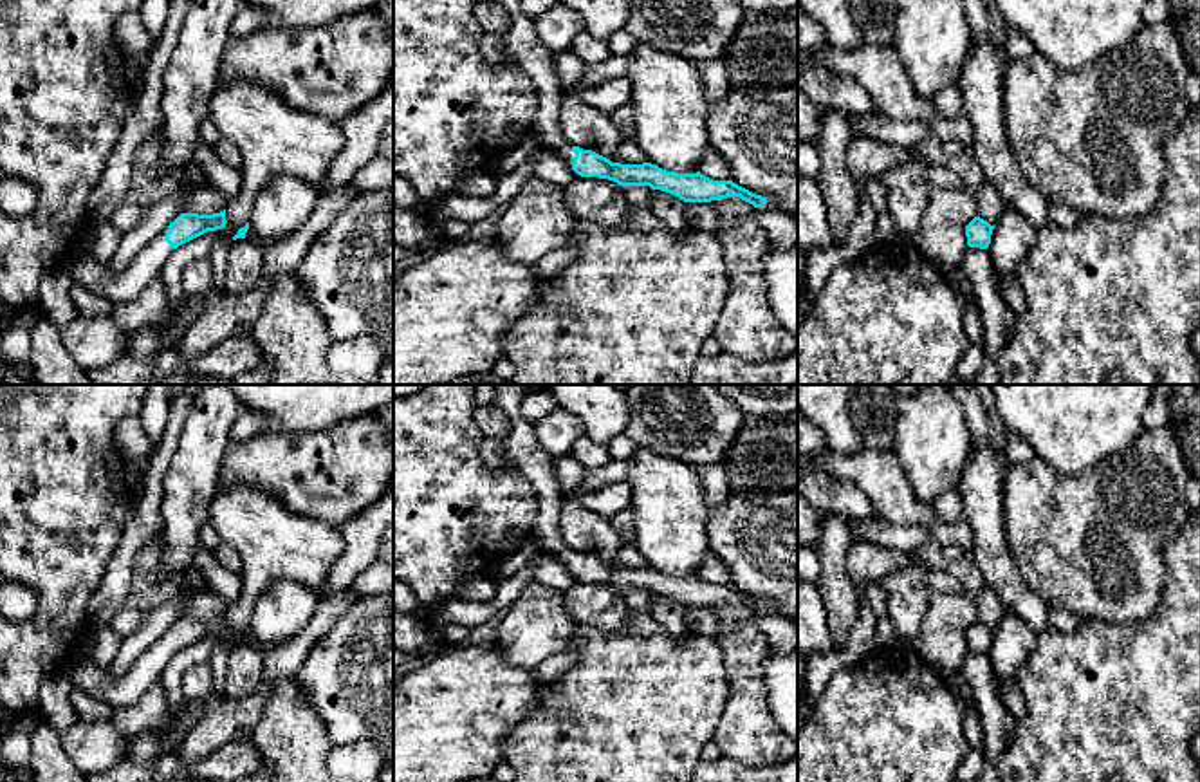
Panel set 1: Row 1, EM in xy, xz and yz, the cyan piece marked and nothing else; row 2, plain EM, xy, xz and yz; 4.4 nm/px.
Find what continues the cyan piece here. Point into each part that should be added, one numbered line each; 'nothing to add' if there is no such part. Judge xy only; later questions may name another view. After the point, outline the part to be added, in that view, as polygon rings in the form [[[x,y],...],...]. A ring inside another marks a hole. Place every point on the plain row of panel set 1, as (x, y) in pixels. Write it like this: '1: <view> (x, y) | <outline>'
1: xy (94, 681) | [[[168,630],[119,679],[112,679],[108,670],[97,666],[85,652],[65,668],[65,674],[85,695],[114,708],[130,706],[161,681],[171,661],[173,652],[164,645],[166,638]]]

